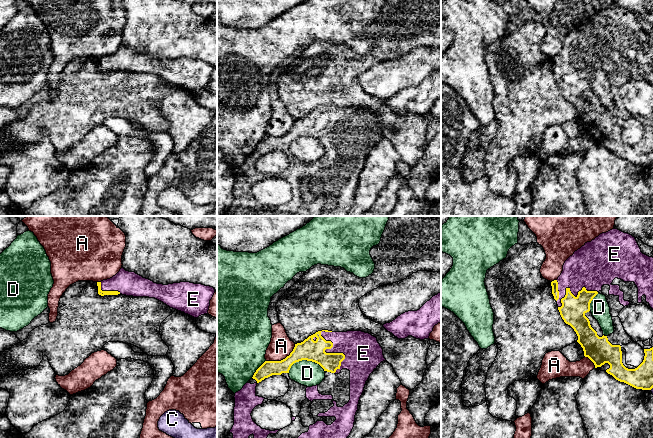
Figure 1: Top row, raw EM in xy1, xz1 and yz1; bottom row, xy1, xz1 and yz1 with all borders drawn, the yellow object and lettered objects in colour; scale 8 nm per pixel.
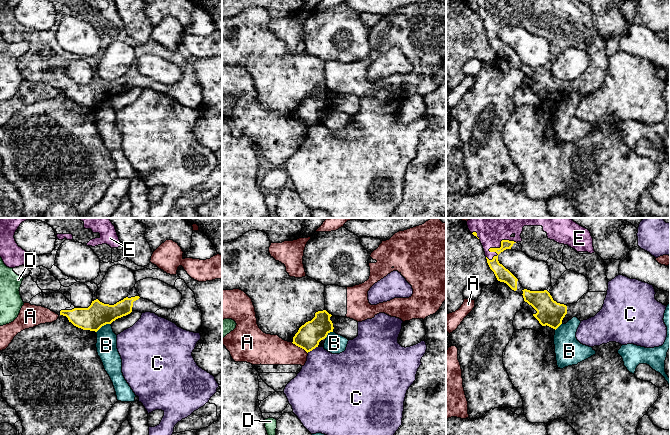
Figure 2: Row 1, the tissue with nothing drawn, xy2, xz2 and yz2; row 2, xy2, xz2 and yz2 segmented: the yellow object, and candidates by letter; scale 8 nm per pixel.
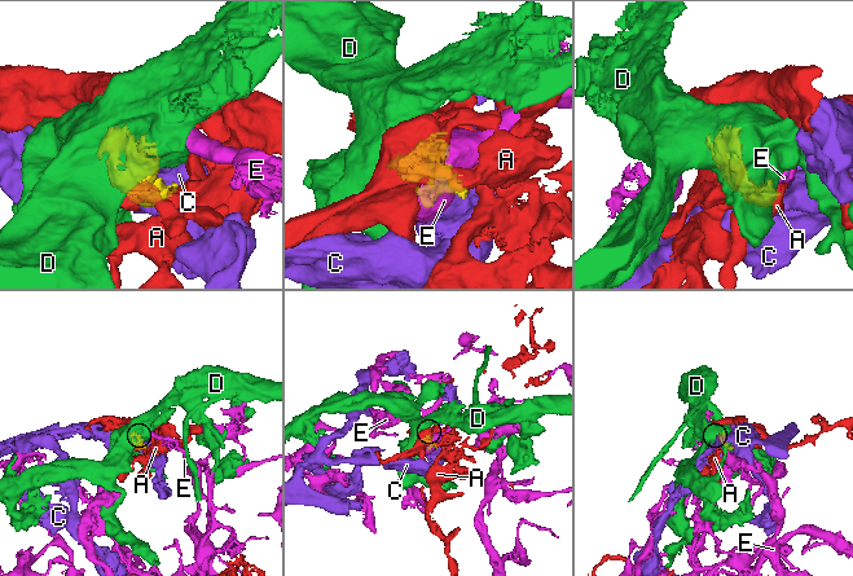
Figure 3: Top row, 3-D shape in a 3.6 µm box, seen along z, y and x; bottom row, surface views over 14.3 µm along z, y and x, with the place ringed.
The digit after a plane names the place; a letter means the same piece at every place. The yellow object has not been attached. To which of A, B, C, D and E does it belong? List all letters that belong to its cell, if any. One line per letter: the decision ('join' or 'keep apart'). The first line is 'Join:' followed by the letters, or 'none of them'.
Join: E
A: keep apart
B: keep apart
C: keep apart
D: keep apart
E: join

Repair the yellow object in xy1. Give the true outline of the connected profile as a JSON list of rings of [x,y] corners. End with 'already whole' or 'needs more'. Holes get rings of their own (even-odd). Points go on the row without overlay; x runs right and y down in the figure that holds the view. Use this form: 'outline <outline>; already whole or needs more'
outline [[[123,43],[110,55],[97,58],[98,70],[155,74],[170,84],[194,94],[208,90],[215,65],[202,60],[180,58],[157,60]]]; needs more

